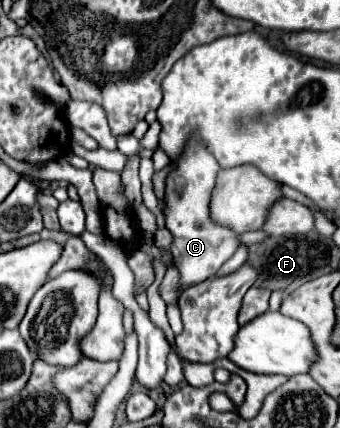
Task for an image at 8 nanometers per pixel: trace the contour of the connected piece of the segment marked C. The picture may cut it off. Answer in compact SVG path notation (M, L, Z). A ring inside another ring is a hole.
M194 138L188 142L188 148L174 164L176 168L166 180L166 228L174 236L170 250L174 254L174 266L180 272L178 286L190 288L198 282L204 282L206 278L212 278L218 268L236 252L240 242L236 238L236 232L224 226L216 226L210 220L208 204L216 184L216 174L220 170L214 156Z

